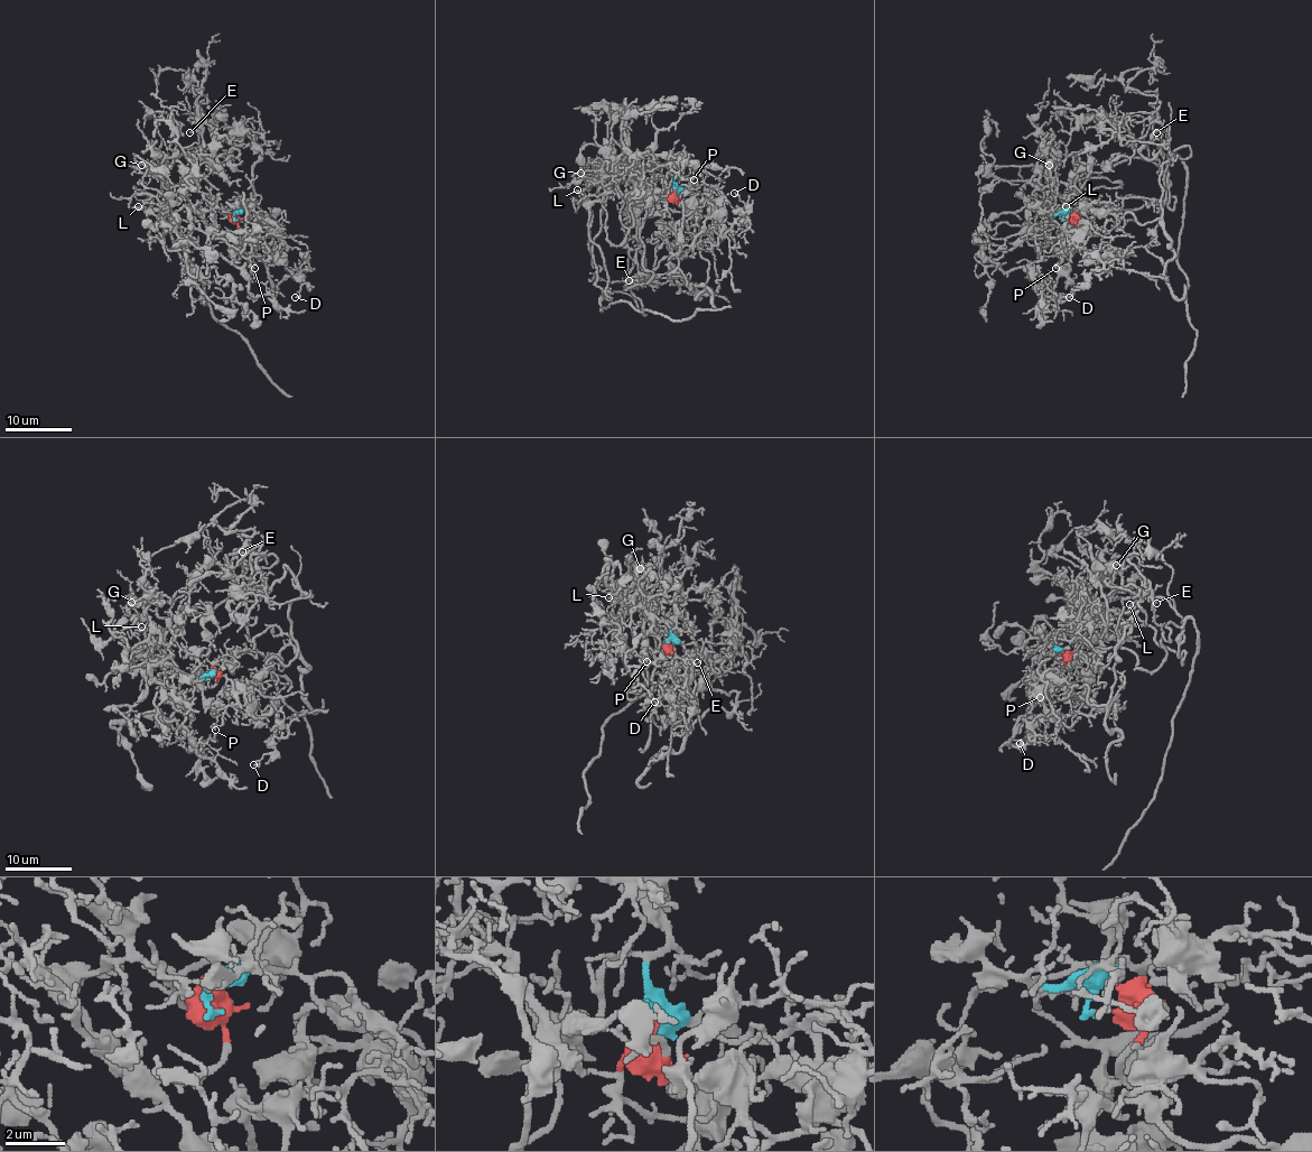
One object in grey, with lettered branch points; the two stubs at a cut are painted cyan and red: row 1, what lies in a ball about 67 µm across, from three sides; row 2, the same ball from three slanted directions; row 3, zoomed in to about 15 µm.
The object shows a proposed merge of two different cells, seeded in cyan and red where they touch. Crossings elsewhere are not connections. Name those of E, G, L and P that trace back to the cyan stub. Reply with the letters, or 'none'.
G, L, P

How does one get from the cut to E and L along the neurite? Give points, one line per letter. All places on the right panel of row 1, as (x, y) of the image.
E: (1064, 221), (1128, 197), (1155, 198), (1160, 219), (1166, 130), (1152, 158), (1129, 137), (1152, 120), (1156, 132)
L: (1064, 221), (1051, 212), (1068, 202), (1034, 175), (1054, 198), (1051, 217), (1077, 215), (1067, 205)

